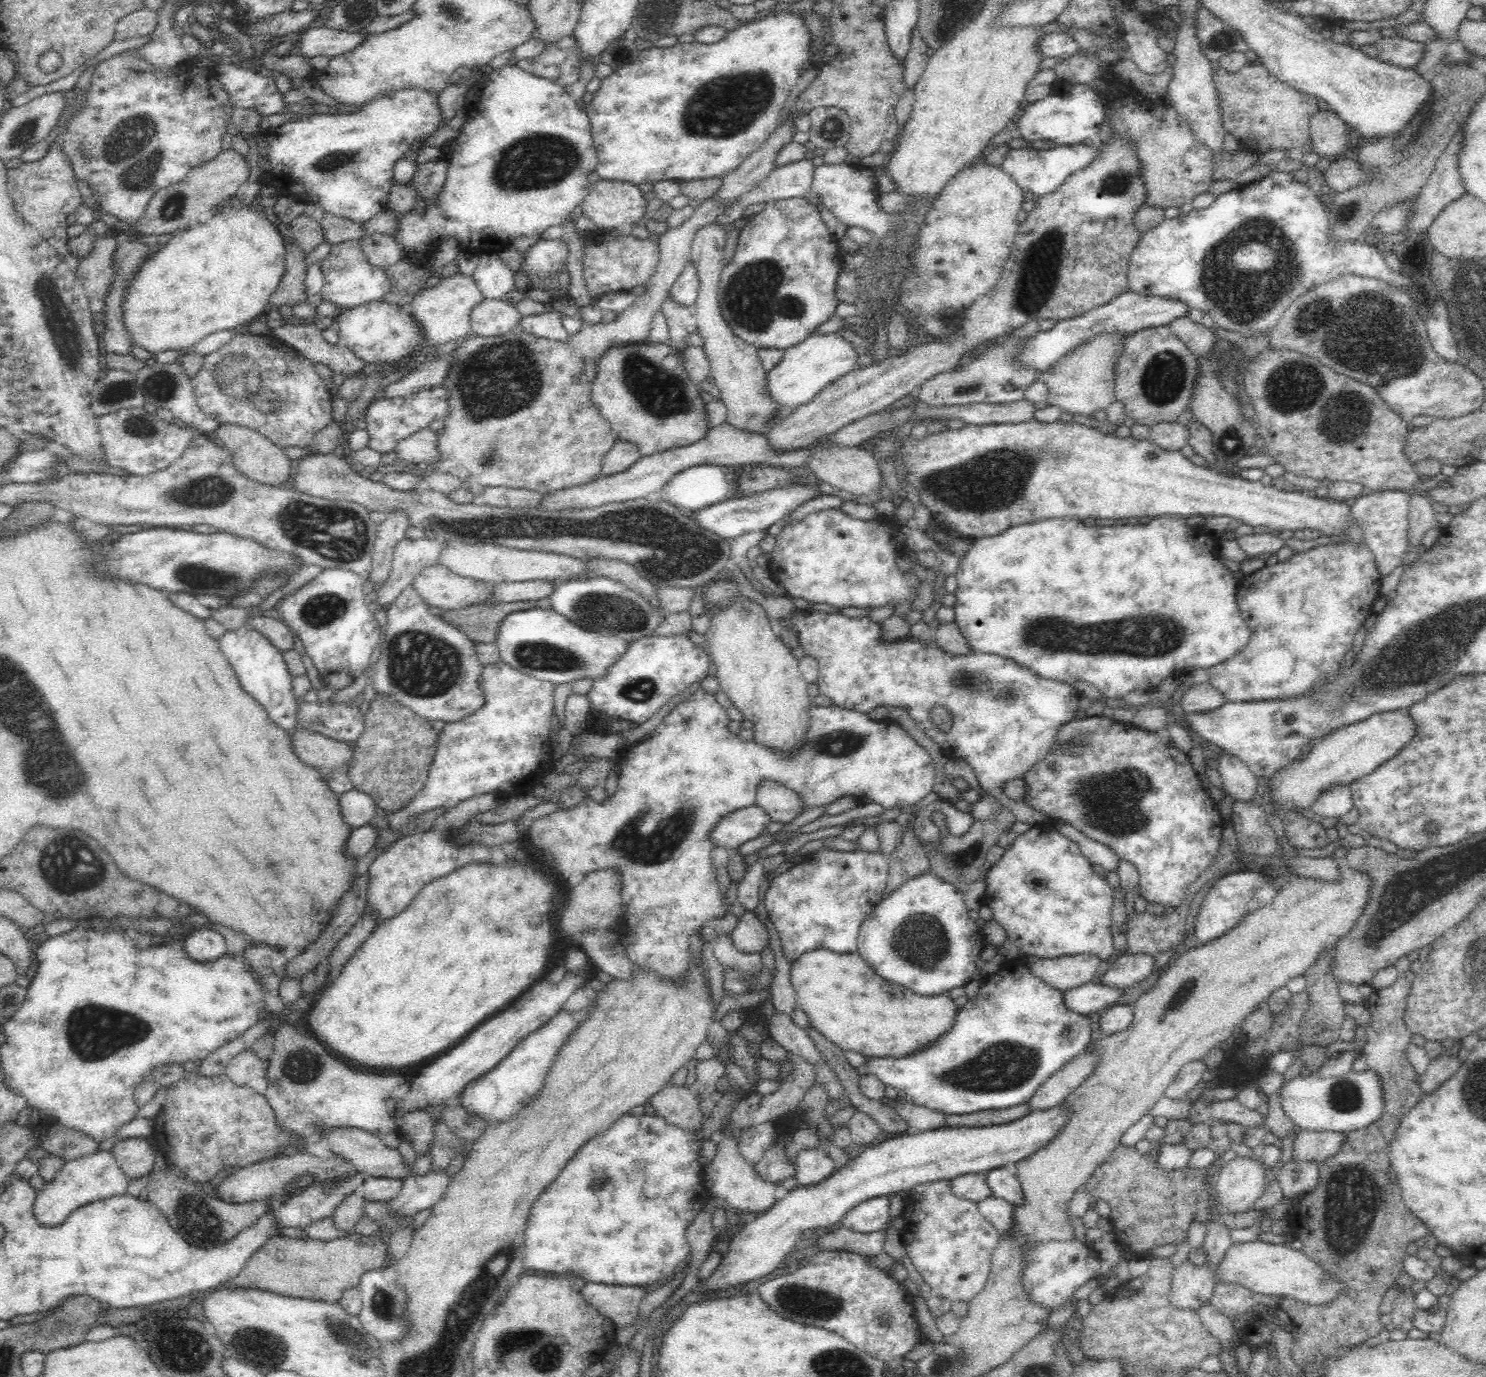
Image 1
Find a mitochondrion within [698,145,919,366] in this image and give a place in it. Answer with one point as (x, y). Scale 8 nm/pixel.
(754, 300)

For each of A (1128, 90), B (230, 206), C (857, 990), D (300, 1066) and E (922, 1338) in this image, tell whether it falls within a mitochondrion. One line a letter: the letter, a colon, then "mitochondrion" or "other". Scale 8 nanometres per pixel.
A: other
B: other
C: other
D: mitochondrion
E: other

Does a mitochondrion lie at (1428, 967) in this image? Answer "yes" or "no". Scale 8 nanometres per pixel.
no

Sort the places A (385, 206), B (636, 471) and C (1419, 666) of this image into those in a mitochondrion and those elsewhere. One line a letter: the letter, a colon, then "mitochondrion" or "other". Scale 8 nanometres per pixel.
A: other
B: other
C: mitochondrion

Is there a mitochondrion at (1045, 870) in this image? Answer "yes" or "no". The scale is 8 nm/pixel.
no

